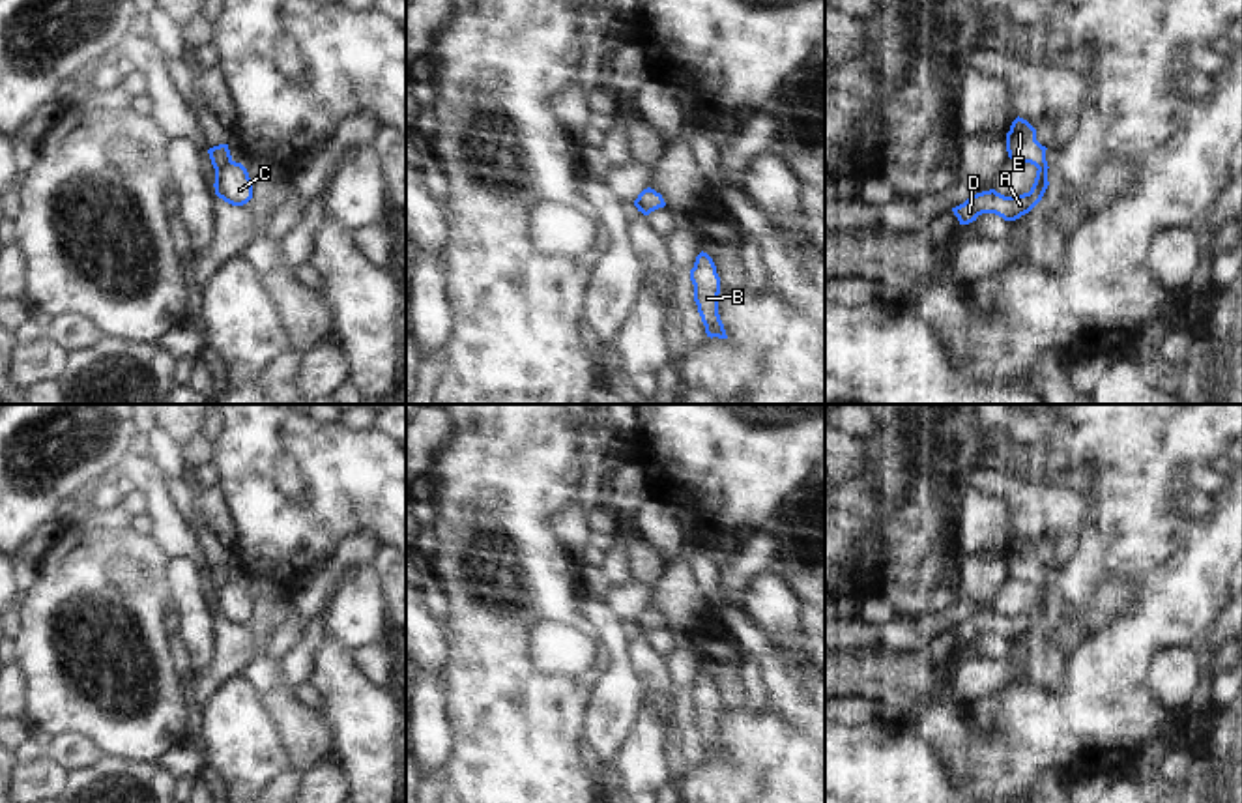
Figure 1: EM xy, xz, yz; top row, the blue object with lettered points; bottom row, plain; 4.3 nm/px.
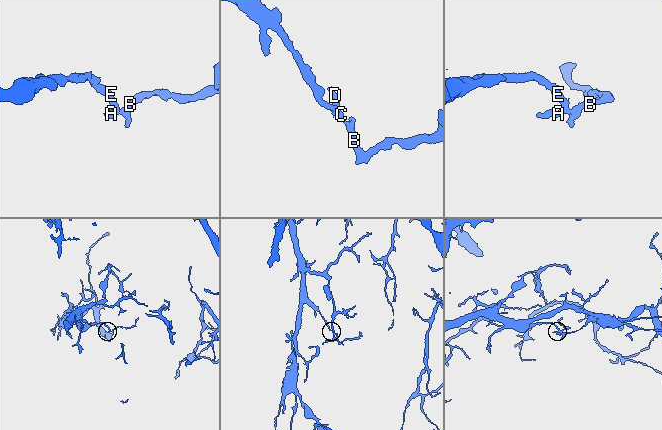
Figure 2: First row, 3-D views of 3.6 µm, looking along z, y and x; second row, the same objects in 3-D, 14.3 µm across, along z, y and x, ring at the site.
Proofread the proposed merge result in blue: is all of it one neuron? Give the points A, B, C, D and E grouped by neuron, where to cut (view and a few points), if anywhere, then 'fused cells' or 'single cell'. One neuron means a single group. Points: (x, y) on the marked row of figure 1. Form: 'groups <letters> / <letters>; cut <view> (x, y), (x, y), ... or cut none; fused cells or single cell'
groups A B C D / E; cut xy (231, 160), (216, 171); fused cells

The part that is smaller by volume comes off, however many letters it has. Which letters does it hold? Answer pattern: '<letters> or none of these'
A, B, C, D

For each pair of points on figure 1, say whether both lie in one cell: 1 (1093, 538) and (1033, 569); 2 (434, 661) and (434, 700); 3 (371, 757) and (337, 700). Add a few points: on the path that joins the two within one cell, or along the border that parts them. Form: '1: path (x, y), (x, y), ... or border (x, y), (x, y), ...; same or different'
1: path (1087, 554), (1067, 575), (1050, 575); same
2: border (446, 669), (425, 672); different
3: path (363, 744), (361, 725), (350, 714); same

